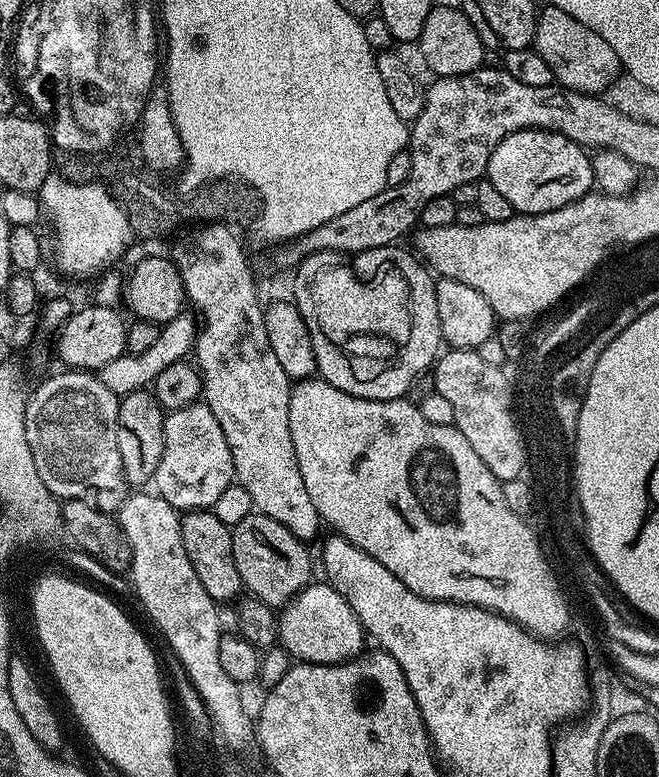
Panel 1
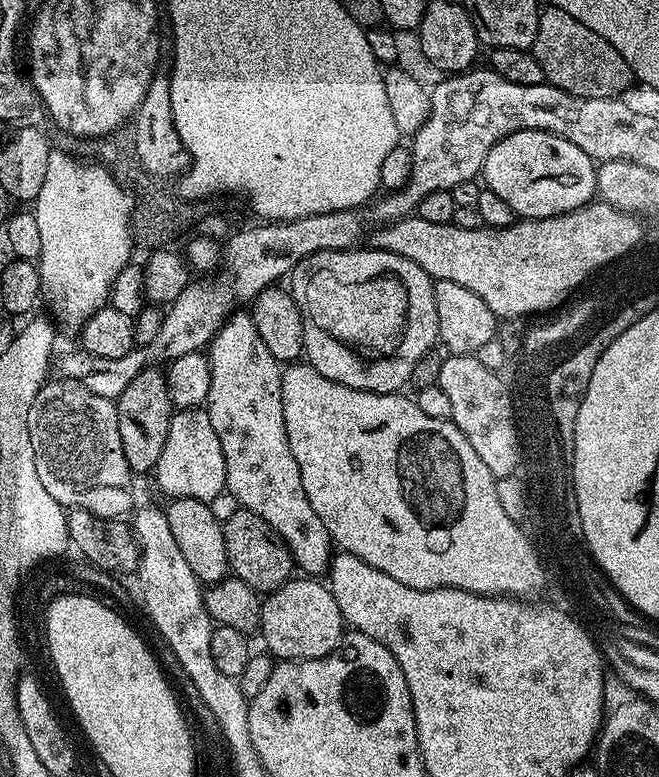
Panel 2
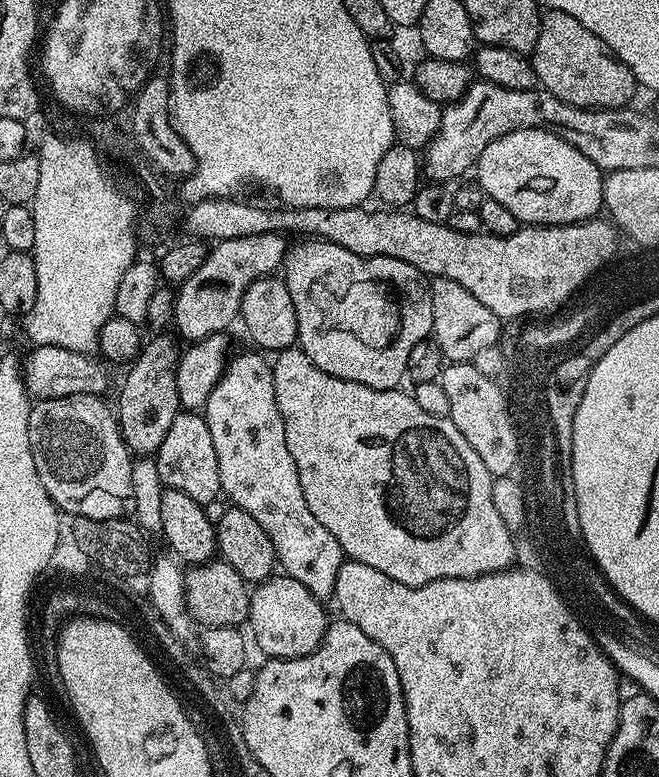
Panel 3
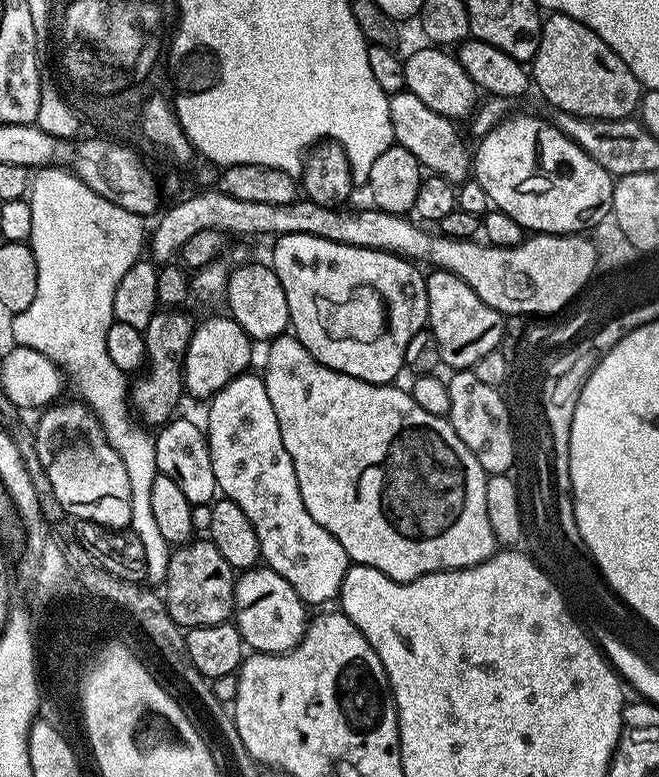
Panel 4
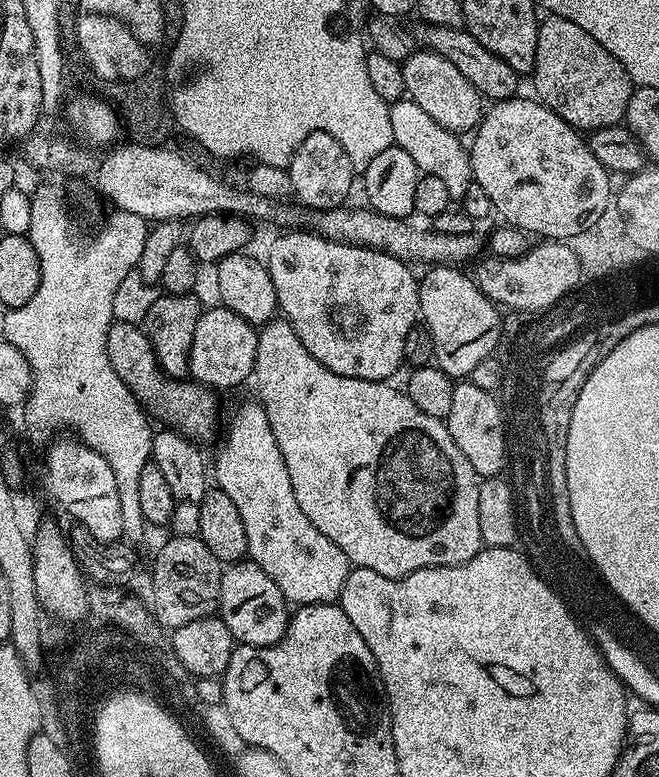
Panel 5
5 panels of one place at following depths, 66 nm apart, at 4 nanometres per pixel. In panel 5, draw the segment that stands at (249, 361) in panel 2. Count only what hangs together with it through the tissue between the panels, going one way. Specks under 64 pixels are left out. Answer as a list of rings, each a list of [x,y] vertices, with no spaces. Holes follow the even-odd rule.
[[[255,399],[238,405],[228,420],[228,433],[216,452],[214,484],[238,506],[251,563],[274,578],[289,605],[339,601],[350,571],[346,554],[302,514],[302,506],[298,506],[298,498],[294,498],[294,486],[282,450],[278,450],[278,442],[274,442],[266,410]]]

